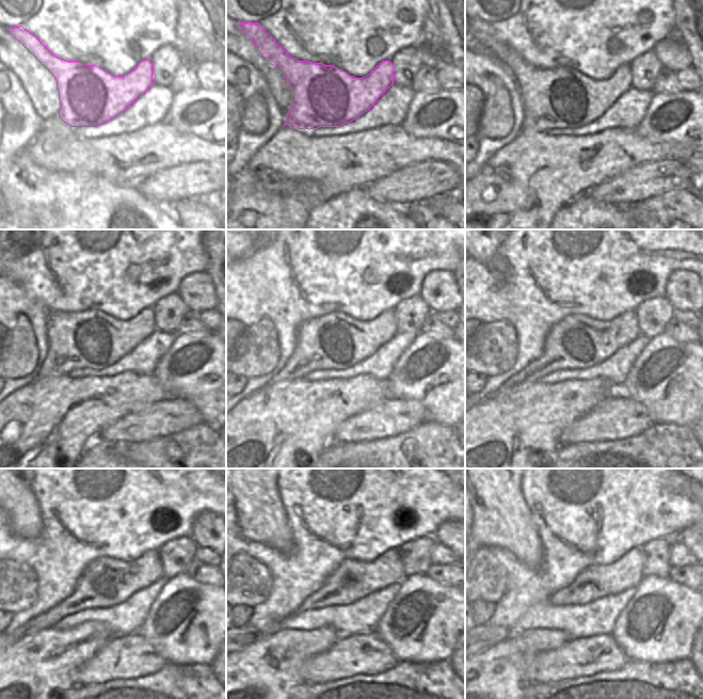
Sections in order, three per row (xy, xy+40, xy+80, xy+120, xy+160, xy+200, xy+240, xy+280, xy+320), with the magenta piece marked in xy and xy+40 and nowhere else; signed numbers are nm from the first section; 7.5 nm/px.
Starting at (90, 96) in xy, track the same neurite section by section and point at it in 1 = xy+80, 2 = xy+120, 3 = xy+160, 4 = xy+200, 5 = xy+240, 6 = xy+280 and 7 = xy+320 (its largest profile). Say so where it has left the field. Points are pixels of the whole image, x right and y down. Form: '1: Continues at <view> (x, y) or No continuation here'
1: Continues at xy+80 (562, 98)
2: Continues at xy+120 (91, 338)
3: Continues at xy+160 (335, 342)
4: Continues at xy+200 (576, 342)
5: Continues at xy+240 (107, 582)
6: Continues at xy+280 (351, 581)
7: Continues at xy+320 (600, 581).

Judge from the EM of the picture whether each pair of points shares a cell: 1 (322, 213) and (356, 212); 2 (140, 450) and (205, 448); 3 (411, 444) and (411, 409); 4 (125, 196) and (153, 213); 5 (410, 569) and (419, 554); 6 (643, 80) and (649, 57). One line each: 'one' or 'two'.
1: one
2: one
3: two
4: one
5: one
6: one

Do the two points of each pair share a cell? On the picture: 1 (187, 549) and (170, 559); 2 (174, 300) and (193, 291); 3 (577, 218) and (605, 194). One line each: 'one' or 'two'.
1: one
2: two
3: two

